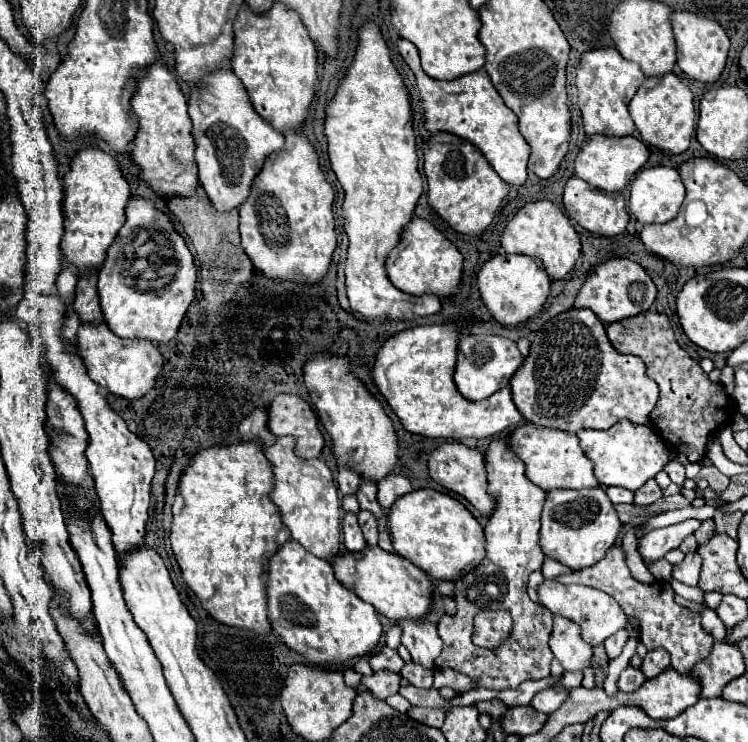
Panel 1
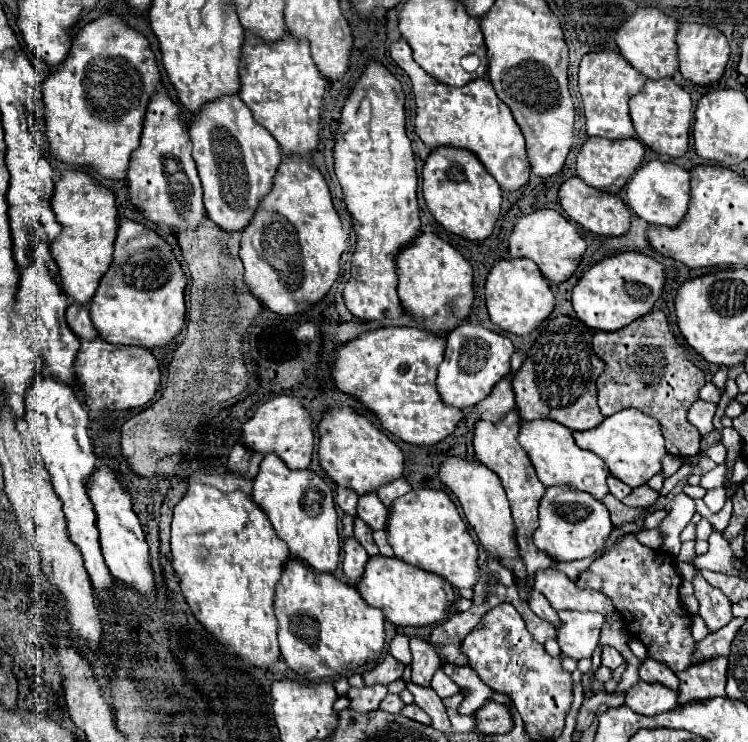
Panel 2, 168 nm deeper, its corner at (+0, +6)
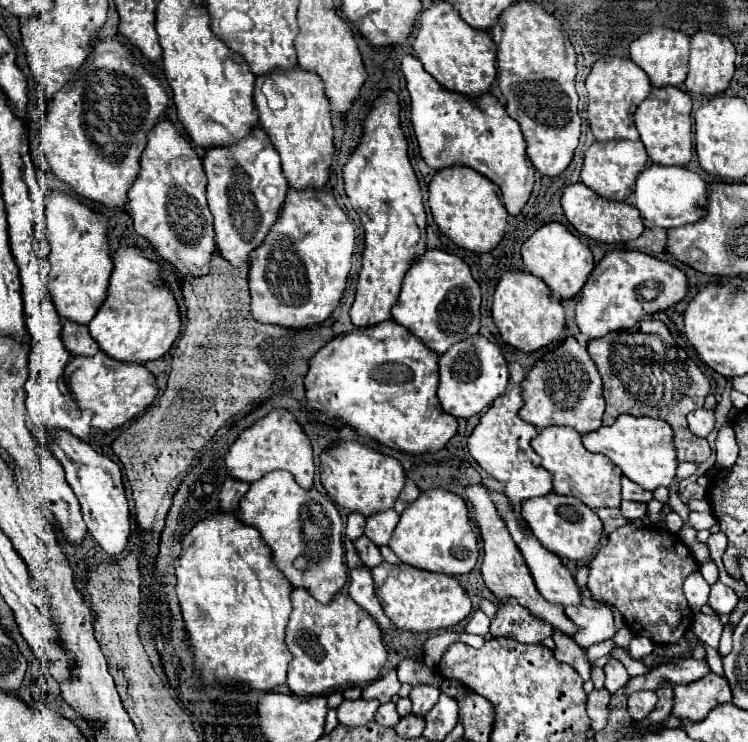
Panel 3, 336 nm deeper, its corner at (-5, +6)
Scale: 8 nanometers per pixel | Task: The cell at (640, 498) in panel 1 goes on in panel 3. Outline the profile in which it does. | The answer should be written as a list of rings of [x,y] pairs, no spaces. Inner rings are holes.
[[[622,500],[620,504],[620,512],[626,520],[638,520],[638,518],[644,518],[646,516],[646,504],[638,504],[638,502],[628,502],[628,500]]]

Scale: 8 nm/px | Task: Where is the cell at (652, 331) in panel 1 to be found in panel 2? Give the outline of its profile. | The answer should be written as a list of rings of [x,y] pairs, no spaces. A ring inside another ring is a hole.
[[[653,310],[615,332],[595,332],[593,350],[607,364],[605,372],[597,378],[599,408],[603,416],[611,416],[625,408],[637,408],[661,424],[669,454],[691,458],[701,452],[701,434],[689,424],[687,412],[693,402],[699,400],[699,390],[705,386],[705,374],[683,354],[683,348],[669,330],[663,310]]]

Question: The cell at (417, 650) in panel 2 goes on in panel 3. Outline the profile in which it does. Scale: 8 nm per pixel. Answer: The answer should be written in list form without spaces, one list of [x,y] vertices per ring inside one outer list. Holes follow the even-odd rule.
[[[414,686],[410,692],[412,714],[426,716],[426,712],[430,712],[430,708],[436,704],[438,696],[440,696],[440,690],[434,686]]]

